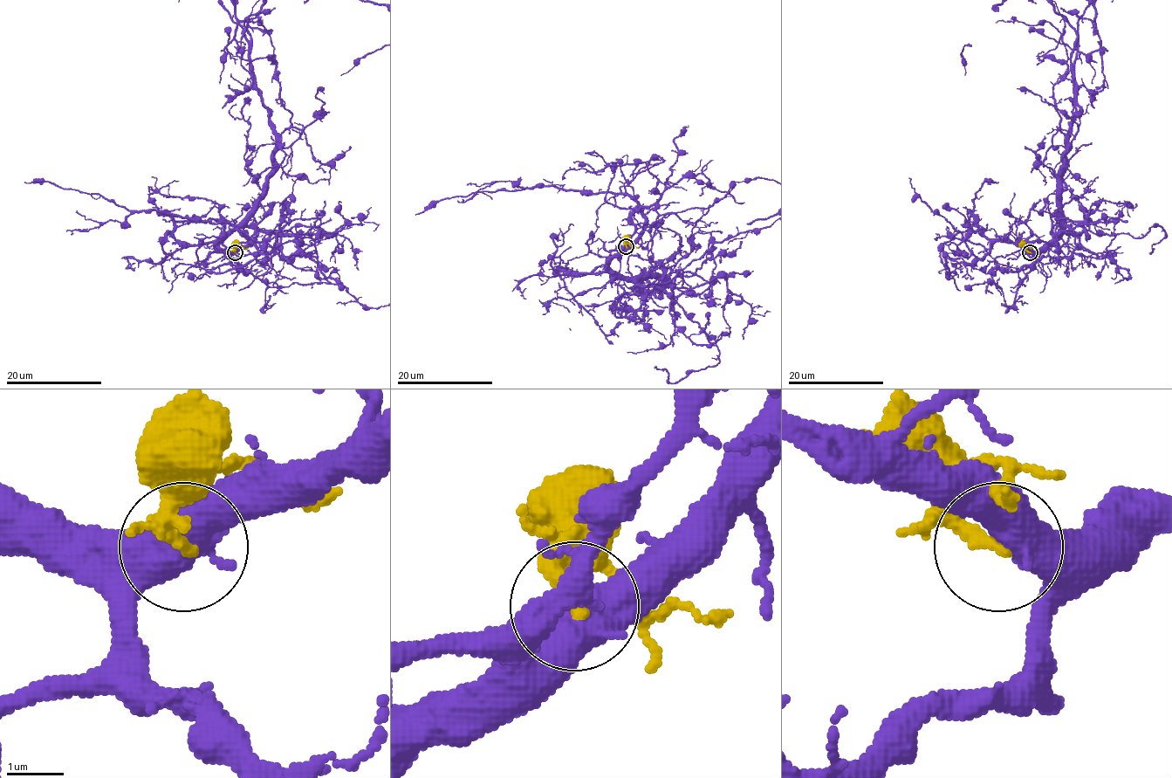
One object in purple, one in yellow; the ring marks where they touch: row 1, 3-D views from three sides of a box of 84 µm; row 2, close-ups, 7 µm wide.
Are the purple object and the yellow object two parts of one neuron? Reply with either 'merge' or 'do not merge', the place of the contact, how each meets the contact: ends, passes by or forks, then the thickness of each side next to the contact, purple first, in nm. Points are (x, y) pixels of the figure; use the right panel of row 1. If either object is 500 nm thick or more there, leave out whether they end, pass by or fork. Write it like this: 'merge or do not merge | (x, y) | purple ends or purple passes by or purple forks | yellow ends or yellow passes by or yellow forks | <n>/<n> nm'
do not merge | (1030, 252) | 550/280 nm

